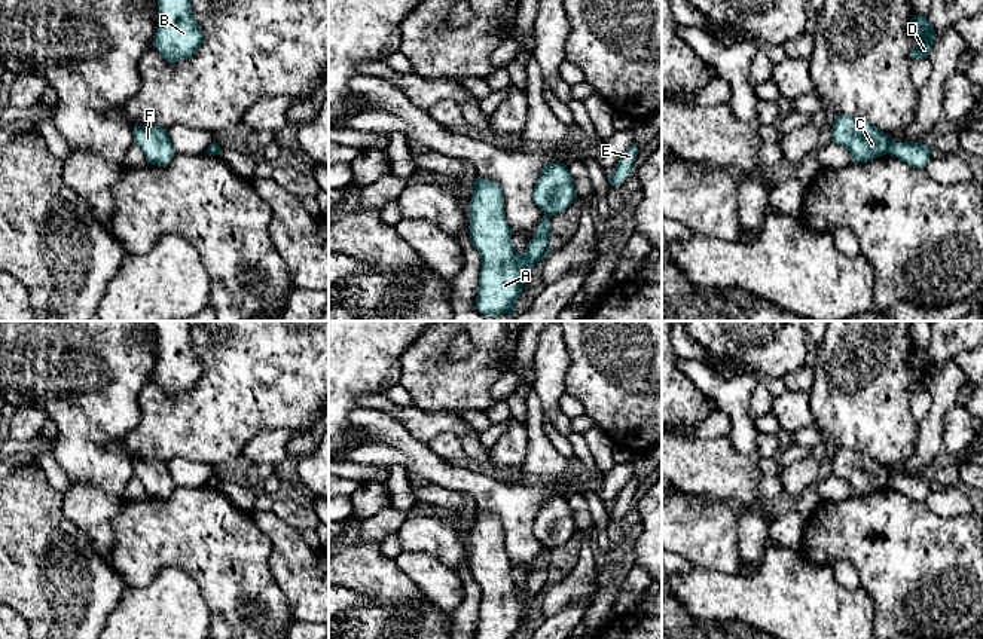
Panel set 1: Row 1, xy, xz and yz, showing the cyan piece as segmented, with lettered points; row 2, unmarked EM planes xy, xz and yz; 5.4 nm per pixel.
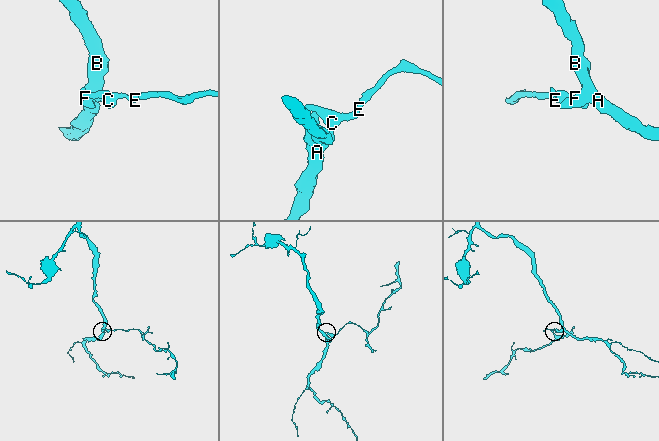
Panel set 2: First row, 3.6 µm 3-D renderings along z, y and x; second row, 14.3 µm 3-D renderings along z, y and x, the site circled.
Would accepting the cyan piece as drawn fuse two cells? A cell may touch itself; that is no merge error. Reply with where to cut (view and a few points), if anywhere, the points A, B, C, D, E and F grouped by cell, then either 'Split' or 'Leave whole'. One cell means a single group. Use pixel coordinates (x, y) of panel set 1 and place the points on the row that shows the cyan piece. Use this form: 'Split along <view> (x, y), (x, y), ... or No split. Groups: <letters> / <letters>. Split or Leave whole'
Split along yz (891, 143), (887, 152). Groups: A B D F / C E. Split

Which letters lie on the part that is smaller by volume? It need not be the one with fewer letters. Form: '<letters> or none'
C, E

